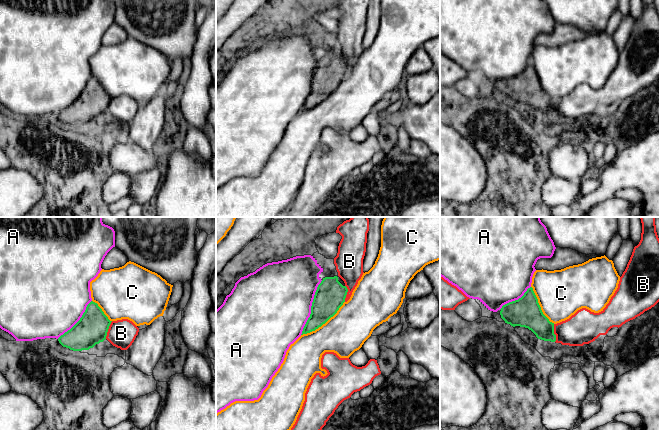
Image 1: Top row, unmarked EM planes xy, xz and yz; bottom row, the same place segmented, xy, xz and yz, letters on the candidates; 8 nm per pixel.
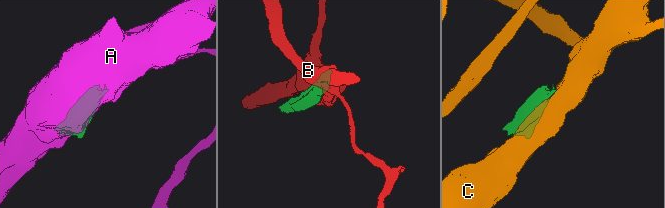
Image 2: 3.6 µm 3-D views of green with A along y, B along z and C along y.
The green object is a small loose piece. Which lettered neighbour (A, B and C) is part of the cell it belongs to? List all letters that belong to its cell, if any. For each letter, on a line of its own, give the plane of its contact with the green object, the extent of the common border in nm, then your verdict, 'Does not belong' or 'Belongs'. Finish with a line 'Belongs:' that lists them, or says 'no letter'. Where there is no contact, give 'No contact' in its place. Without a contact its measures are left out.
A: Touches green in xz. Shared border 480 nm. Does not belong
B: Touches green in xy. Shared border 160 nm. Does not belong
C: Touches green in xz. Shared border 440 nm. Does not belong
Belongs: no letter

